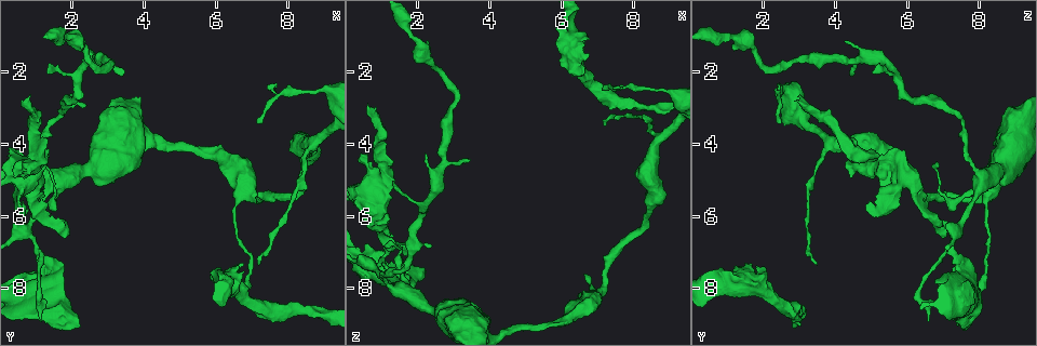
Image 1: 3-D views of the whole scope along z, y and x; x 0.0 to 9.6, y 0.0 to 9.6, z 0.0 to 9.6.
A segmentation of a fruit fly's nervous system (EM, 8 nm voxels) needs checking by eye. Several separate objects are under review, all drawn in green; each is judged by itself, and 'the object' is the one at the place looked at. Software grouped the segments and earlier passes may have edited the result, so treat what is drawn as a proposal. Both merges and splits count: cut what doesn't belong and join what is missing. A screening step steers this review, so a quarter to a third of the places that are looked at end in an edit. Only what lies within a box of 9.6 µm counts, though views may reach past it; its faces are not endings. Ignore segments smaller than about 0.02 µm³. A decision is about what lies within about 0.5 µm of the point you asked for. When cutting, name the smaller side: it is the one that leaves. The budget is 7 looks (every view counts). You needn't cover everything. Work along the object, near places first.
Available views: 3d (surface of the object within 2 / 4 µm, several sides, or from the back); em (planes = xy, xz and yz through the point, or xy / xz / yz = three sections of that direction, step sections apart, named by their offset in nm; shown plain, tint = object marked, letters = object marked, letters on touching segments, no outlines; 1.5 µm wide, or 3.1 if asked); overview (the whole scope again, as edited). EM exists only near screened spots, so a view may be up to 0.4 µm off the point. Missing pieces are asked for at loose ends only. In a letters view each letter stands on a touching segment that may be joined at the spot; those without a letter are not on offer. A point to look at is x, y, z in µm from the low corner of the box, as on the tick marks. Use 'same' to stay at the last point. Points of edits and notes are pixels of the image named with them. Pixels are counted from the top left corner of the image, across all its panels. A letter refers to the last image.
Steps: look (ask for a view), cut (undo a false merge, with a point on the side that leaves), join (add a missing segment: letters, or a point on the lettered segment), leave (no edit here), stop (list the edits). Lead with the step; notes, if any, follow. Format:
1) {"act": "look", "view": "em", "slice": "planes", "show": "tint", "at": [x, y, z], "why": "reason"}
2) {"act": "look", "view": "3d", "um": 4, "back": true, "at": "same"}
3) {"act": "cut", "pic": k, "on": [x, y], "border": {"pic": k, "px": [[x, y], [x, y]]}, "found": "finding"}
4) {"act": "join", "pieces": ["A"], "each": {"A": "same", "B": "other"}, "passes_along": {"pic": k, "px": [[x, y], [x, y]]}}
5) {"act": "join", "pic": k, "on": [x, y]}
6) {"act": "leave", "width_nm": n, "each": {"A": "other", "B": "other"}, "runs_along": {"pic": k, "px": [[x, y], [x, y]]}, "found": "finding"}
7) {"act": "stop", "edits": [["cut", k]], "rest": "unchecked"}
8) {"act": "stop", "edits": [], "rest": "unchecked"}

{"act": "look", "view": "em", "slice": "xy", "step": 8, "show": "tint", "at": [0.95, 5.75, 6.40], "why": "calibre changes"}

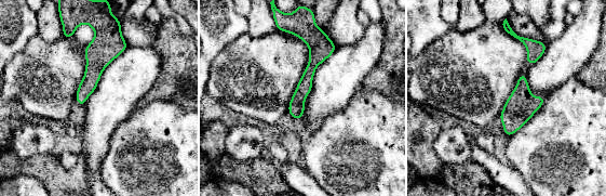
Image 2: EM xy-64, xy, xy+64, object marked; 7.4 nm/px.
{"act": "look", "view": "em", "slice": "planes", "show": "letters", "at": "same", "why": "another direction"}

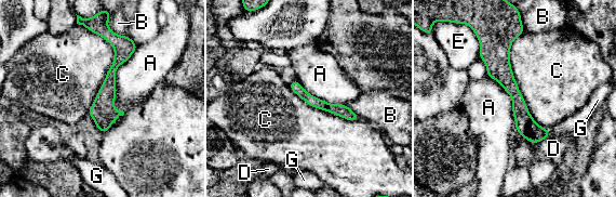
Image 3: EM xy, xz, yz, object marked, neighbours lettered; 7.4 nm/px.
{"act": "leave", "each": {"A": "other", "B": "other", "C": "other", "D": "other", "E": "other", "G": "other"}, "border": {"pic": 3, "px": [[137, 46], [116, 70], [116, 112]]}, "found": "one neuron here"}

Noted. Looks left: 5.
{"act": "look", "view": "3d", "um": 2, "at": [7.20, 7.30, 3.50], "why": "tapers out"}

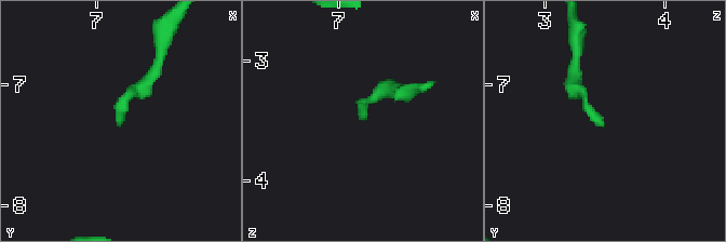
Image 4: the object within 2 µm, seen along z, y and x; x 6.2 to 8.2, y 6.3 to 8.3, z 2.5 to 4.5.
{"act": "look", "view": "em", "slice": "yz", "step": 8, "show": "letters", "at": [7.16, 7.32, 3.50], "why": "need the tissue"}

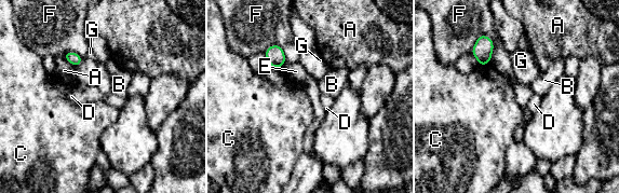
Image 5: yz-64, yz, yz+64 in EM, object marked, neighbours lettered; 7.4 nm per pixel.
{"act": "look", "view": "em", "slice": "planes", "show": "letters", "at": "same"}

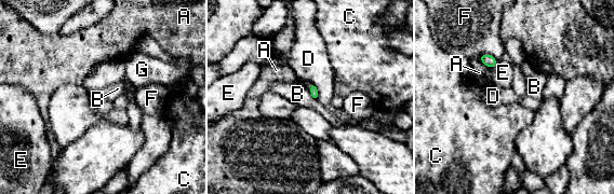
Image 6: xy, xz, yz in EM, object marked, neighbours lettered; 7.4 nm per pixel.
{"act": "leave", "width_nm": 60, "longest_contact_nm": ["F", 170], "each": {"A": "other", "B": "other", "C": "other", "D": "other", "E": "other", "F": "other", "G": "other"}, "found": "no lettered segment goes on from it"}

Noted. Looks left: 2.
{"act": "stop", "edits": [], "rest": "unchecked"}

